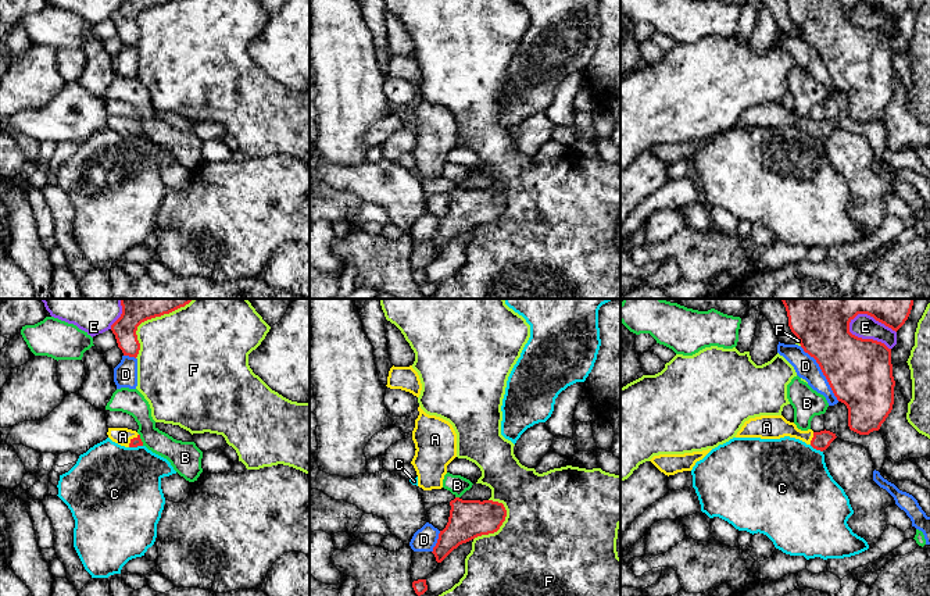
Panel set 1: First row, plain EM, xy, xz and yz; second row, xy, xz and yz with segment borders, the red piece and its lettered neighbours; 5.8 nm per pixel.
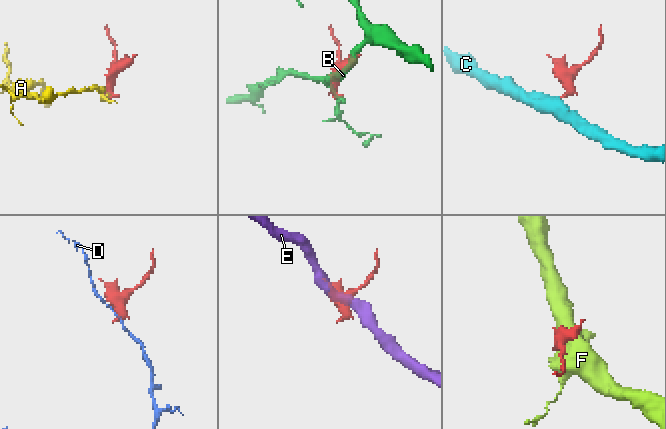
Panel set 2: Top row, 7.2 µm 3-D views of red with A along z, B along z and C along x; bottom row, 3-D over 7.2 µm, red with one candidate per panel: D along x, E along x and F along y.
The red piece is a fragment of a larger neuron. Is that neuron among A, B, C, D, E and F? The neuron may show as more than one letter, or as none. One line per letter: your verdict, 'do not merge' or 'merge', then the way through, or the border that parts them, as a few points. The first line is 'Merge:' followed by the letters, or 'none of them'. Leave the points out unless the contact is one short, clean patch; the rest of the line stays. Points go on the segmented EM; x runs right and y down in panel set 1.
Merge: A
A: merge; runs through xy (135, 442), (131, 441), (122, 436)
B: do not merge; border along xy (139, 434), (143, 445)
C: do not merge; border along xy (142, 445), (129, 448)
D: do not merge
E: do not merge
F: do not merge

